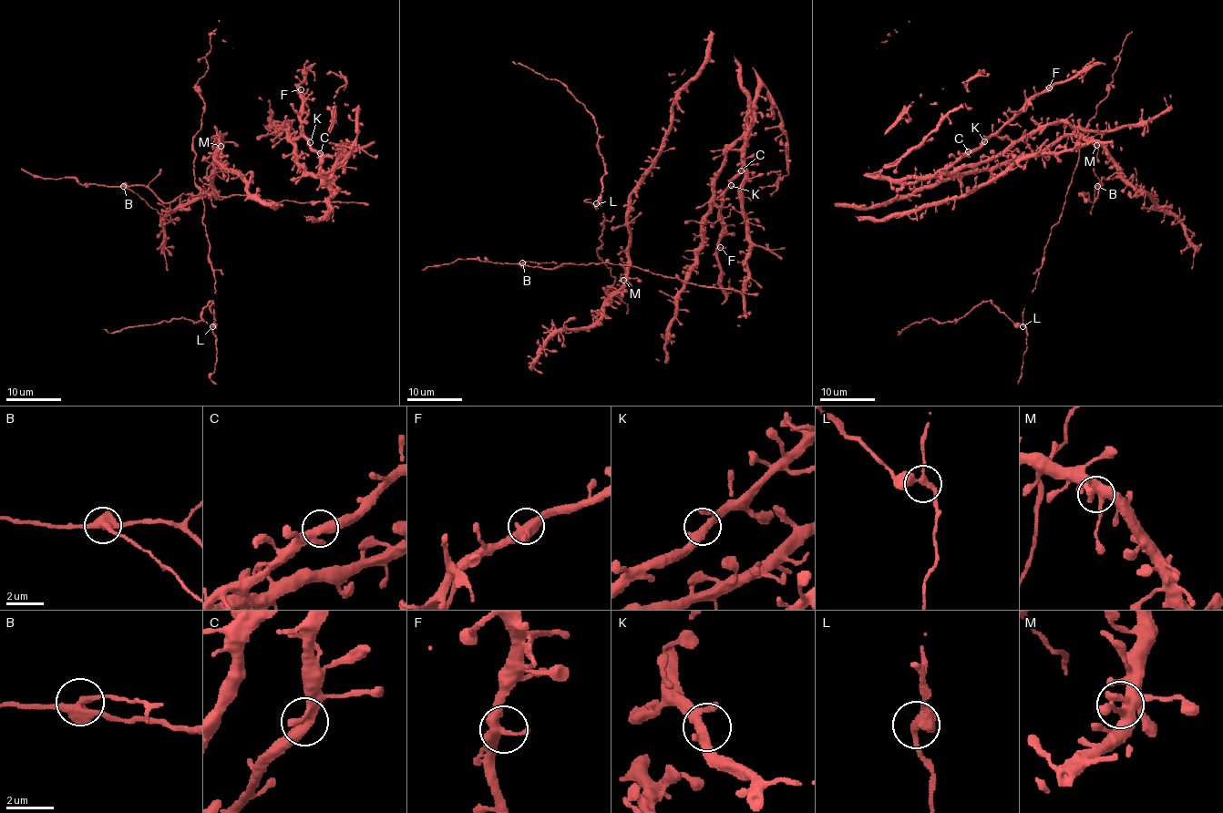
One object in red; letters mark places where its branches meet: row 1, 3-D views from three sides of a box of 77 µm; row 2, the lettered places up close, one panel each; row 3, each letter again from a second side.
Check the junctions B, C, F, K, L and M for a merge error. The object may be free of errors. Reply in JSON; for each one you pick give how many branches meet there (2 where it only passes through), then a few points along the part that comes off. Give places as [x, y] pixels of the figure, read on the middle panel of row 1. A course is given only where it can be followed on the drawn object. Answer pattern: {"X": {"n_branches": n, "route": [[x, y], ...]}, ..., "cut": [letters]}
{"B": {"n_branches": 3, "route": [[523, 262], [557, 264]]}, "cut": ["B"]}

